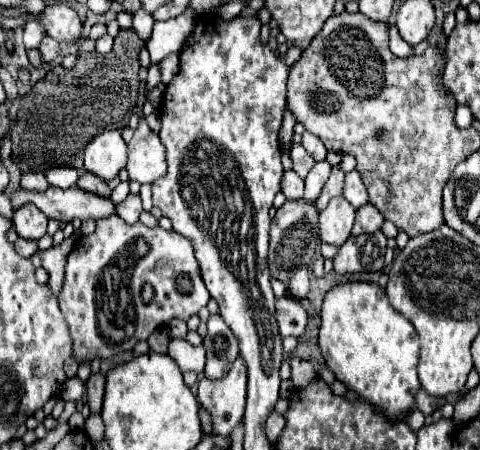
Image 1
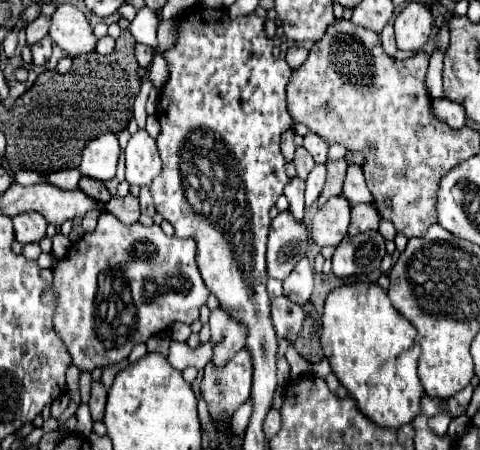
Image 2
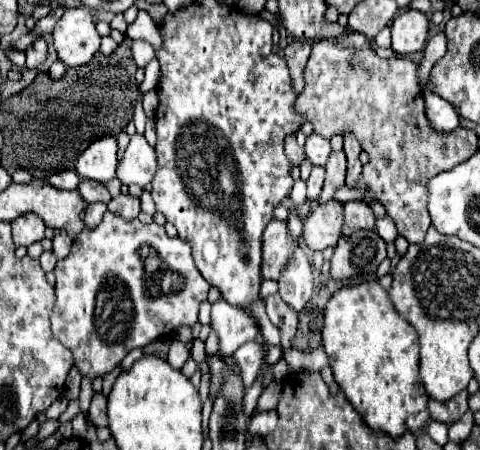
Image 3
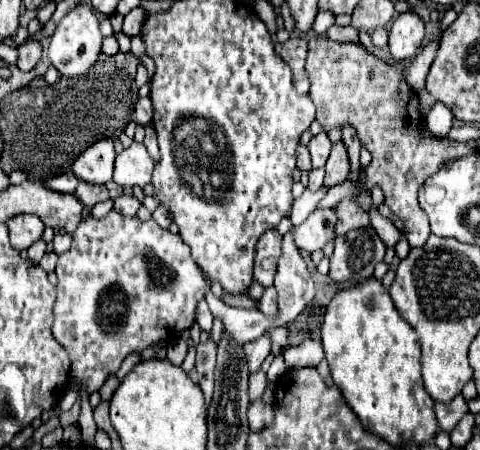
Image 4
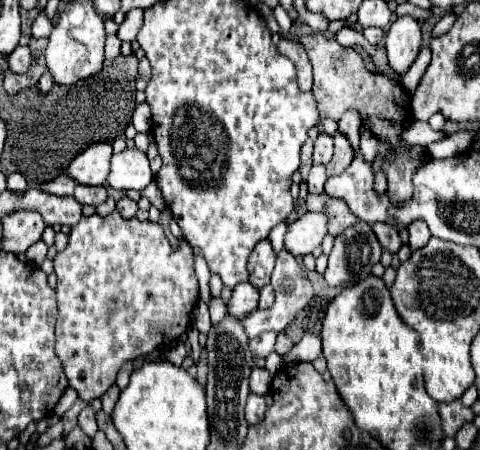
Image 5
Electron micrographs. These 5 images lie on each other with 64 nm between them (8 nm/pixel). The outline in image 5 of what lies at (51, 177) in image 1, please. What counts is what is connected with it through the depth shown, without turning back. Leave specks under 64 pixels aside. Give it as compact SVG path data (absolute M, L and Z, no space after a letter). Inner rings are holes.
M64 174L64 176L56 176L56 180L50 180L48 184L42 186L42 190L46 194L54 194L54 196L72 196L72 190L74 190L76 182Z

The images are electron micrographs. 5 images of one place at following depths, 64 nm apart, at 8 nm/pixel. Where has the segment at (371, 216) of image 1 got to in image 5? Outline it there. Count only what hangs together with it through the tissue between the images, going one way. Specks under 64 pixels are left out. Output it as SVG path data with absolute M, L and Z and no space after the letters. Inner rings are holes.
M336 198L326 200L324 214L328 216L328 234L332 234L332 236L338 236L340 232L344 232L344 228L348 228L350 224L354 224L358 220L348 210L348 206L342 200L336 200Z

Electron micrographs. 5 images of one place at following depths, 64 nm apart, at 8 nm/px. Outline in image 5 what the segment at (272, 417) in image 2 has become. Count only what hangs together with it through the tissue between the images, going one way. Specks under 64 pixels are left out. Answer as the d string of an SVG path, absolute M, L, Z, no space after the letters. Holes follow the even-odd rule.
M250 392L248 394L248 404L246 404L246 420L248 420L248 424L258 424L260 420L264 420L264 412L266 412L264 398Z

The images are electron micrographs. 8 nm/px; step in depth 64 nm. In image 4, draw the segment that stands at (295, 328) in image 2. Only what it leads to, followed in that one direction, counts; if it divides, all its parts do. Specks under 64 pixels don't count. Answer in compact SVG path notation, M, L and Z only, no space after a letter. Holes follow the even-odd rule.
M270 286L264 290L262 298L260 298L260 312L266 316L274 316L276 314L276 290Z

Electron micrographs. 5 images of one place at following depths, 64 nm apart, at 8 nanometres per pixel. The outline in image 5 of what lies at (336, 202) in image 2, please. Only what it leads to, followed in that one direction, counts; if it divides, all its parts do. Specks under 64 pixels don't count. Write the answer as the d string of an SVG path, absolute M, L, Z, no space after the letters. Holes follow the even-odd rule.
M308 212L288 226L284 236L284 248L294 256L306 256L316 246L322 244L324 236L326 236L326 216L322 216L322 212L318 214Z

